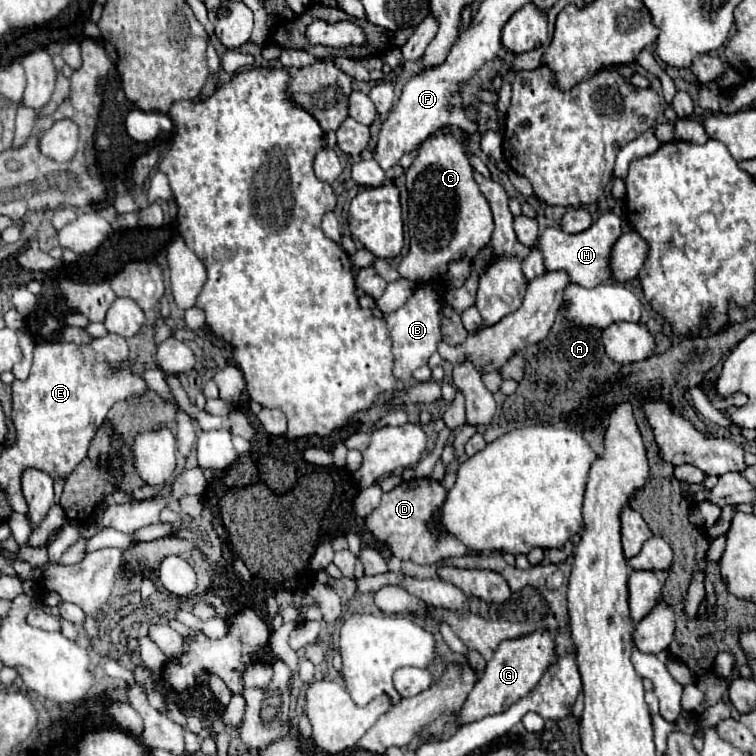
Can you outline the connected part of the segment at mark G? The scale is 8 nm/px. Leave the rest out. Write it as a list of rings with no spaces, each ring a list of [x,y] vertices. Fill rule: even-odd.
[[[537,629],[521,639],[507,639],[499,645],[493,659],[487,663],[485,673],[481,675],[479,683],[469,693],[467,701],[459,711],[459,725],[483,719],[487,715],[497,715],[509,709],[515,701],[527,695],[541,679],[541,675],[549,669],[551,659],[555,655],[555,637],[549,629]]]

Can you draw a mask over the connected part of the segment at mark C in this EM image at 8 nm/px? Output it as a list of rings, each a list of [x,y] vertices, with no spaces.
[[[445,133],[423,143],[421,153],[407,169],[407,189],[411,247],[397,267],[401,277],[417,285],[443,279],[451,263],[461,259],[473,261],[489,245],[493,215],[473,179],[473,167],[467,161],[465,149],[453,135]]]

